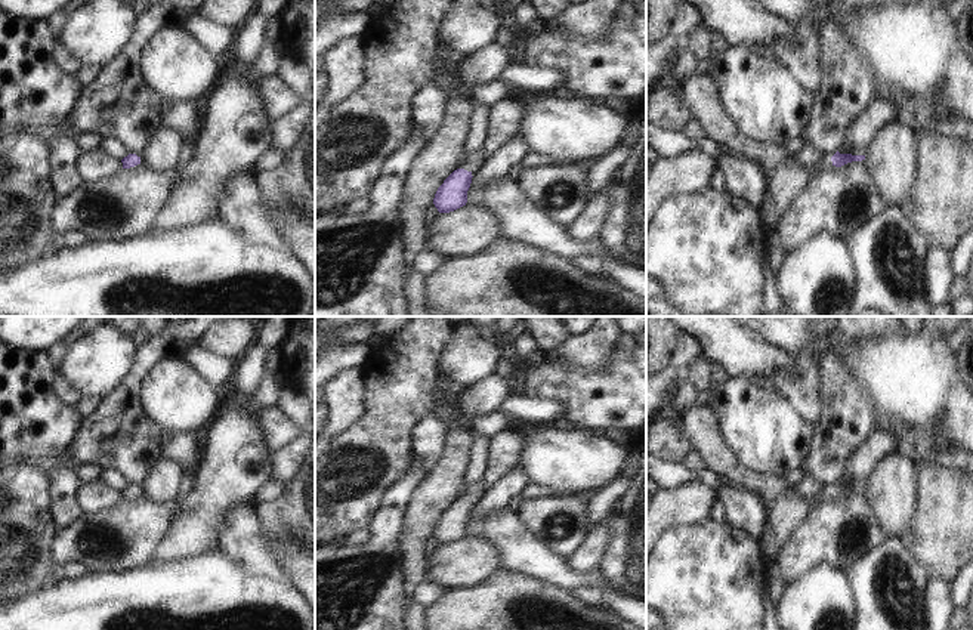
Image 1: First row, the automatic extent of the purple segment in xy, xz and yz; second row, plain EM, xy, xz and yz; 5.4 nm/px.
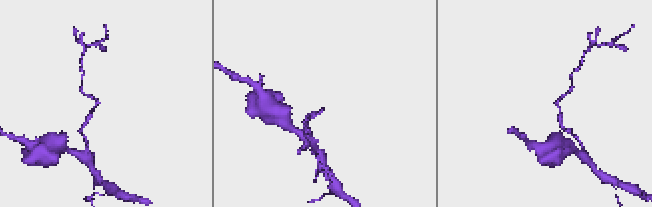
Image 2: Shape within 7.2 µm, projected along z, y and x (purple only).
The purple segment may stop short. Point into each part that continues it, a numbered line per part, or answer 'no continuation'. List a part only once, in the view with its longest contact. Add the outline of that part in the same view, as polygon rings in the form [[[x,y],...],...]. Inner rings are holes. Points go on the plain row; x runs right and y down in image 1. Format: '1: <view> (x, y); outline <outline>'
1: xz (473, 493); outline [[[473,484],[464,494],[464,501],[467,503],[475,503],[481,495],[484,494],[484,491],[481,490],[481,487],[478,484]]]

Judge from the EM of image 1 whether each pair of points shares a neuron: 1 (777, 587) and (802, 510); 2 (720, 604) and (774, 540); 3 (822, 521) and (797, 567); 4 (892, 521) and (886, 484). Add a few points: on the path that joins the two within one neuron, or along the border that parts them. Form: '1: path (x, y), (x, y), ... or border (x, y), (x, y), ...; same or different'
1: border (774, 558), (768, 561); different
2: border (759, 540), (760, 550), (768, 559); different
3: path (822, 533), (800, 555); same
4: path (892, 512), (892, 493); same

